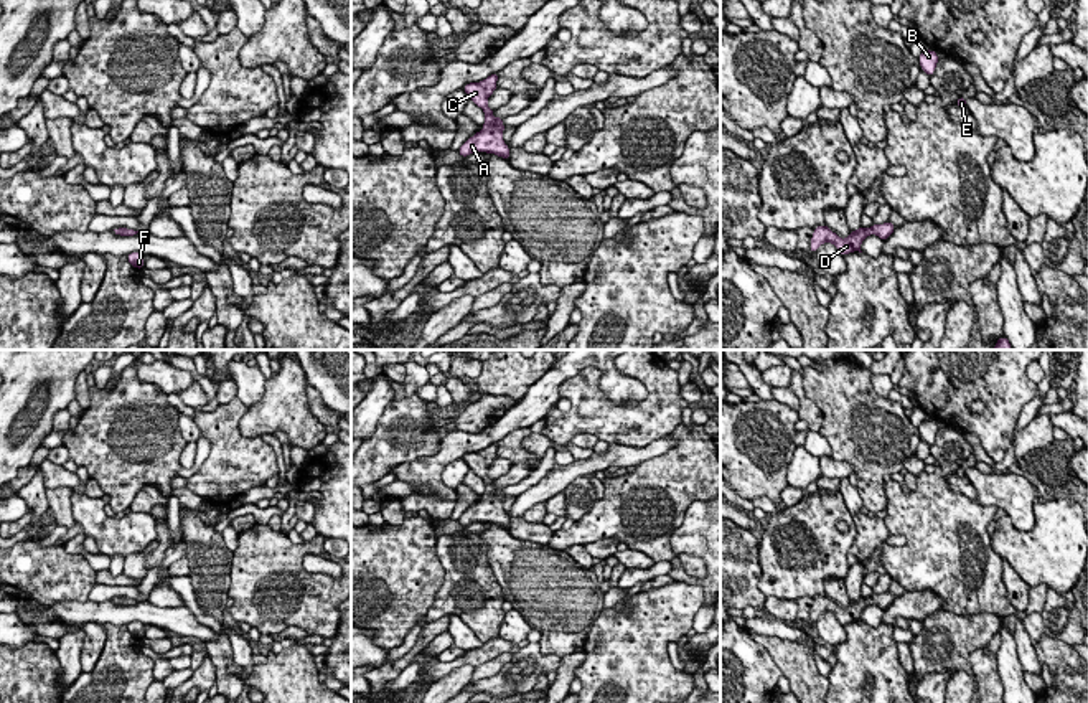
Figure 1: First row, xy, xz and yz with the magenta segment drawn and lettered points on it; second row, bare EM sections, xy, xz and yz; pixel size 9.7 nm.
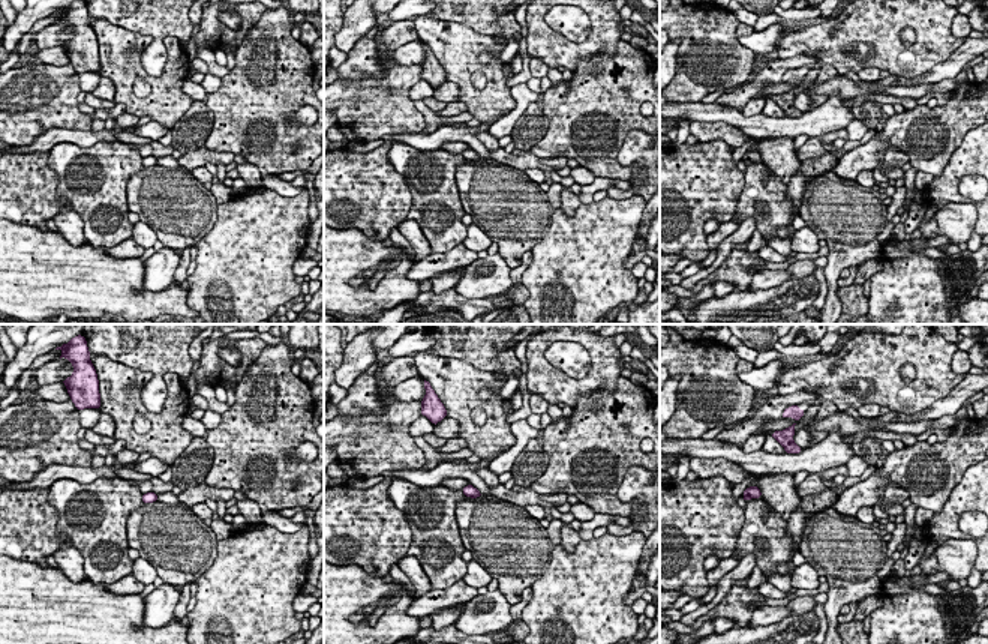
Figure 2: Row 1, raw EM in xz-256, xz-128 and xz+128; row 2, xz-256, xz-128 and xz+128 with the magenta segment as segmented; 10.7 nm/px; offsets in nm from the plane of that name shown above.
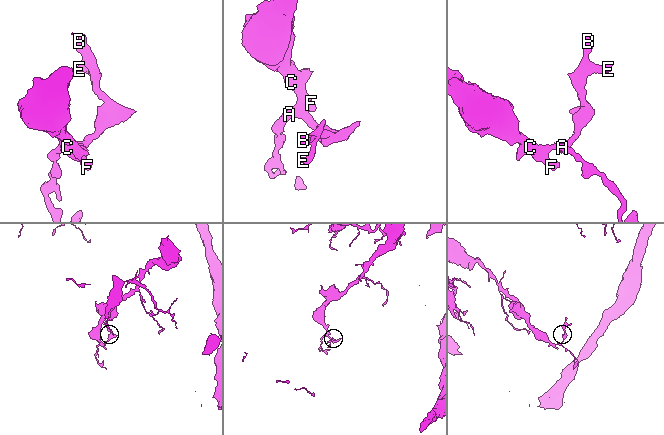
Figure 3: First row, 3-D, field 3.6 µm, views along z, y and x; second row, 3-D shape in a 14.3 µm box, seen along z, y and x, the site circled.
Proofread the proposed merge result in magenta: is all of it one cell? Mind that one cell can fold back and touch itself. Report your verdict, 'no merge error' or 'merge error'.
no merge error

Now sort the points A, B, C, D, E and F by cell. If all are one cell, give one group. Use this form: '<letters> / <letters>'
A B C D E F

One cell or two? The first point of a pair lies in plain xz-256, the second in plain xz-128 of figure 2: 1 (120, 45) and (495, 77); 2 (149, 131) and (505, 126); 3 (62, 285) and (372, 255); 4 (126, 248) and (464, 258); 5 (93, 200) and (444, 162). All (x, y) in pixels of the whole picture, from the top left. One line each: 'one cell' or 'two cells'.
1: one cell
2: one cell
3: one cell
4: one cell
5: one cell

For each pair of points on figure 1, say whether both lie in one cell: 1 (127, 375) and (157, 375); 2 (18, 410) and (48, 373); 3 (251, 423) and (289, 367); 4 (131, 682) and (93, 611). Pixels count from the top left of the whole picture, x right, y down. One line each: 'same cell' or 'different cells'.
1: different cells
2: same cell
3: same cell
4: different cells

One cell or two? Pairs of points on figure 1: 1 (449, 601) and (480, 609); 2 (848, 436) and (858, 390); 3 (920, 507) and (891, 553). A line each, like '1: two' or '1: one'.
1: one
2: one
3: one

